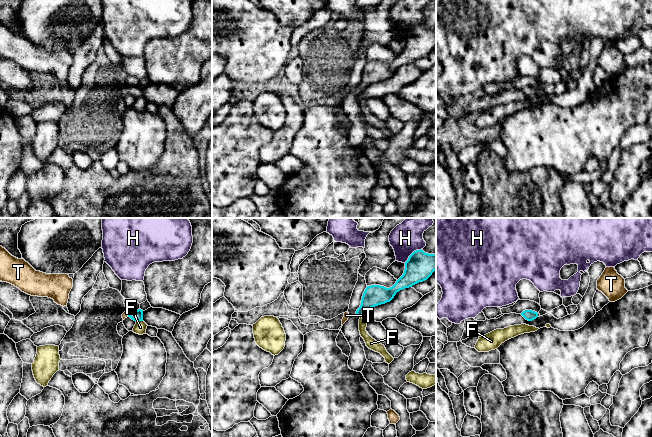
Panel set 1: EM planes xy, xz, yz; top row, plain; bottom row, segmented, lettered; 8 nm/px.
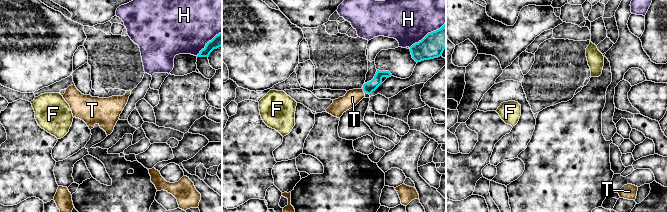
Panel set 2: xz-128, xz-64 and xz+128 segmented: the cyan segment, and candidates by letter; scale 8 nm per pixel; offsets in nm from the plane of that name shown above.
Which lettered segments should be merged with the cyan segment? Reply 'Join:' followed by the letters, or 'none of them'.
Join: T

